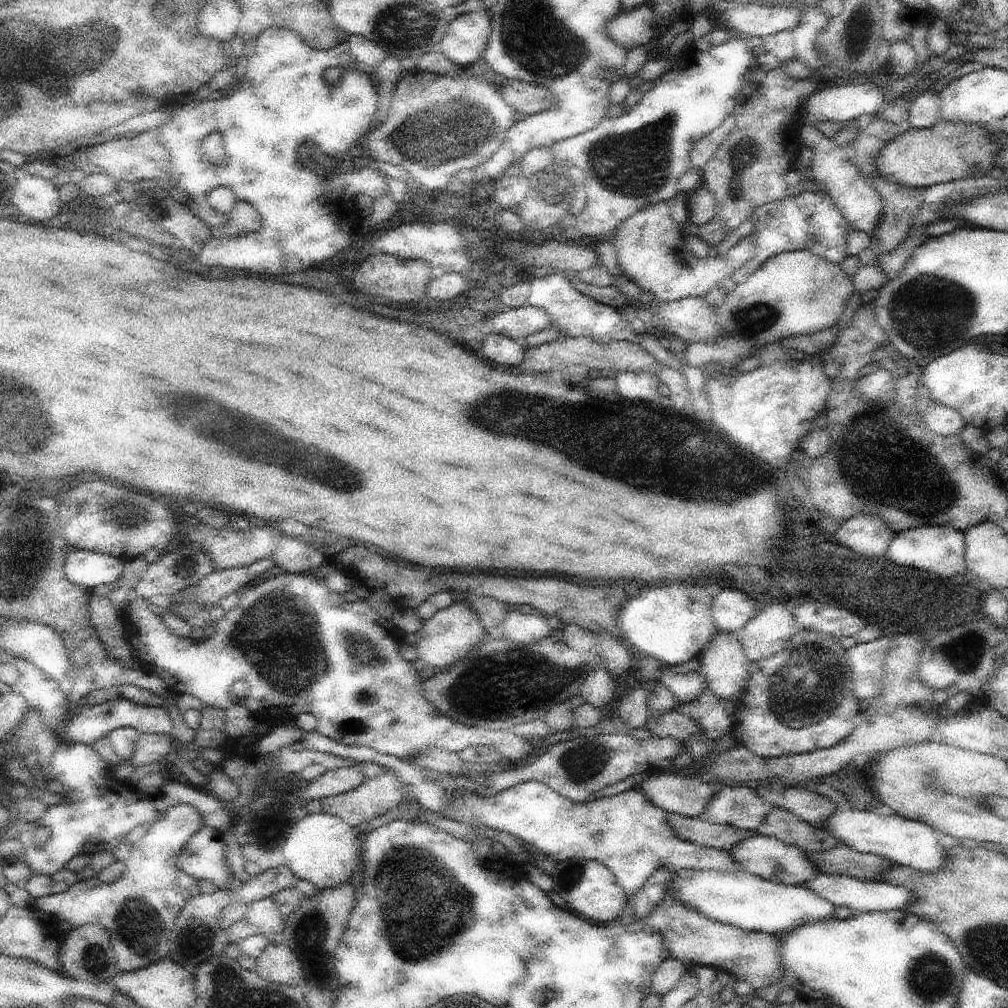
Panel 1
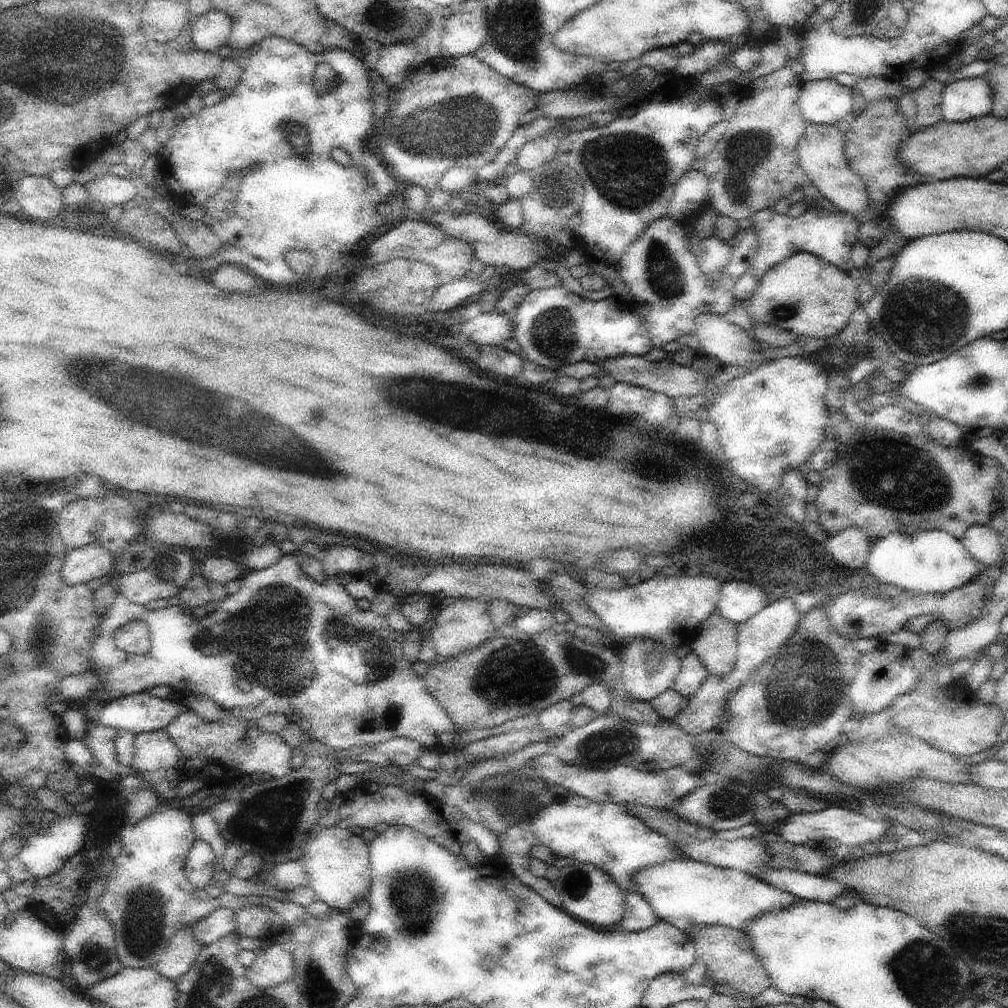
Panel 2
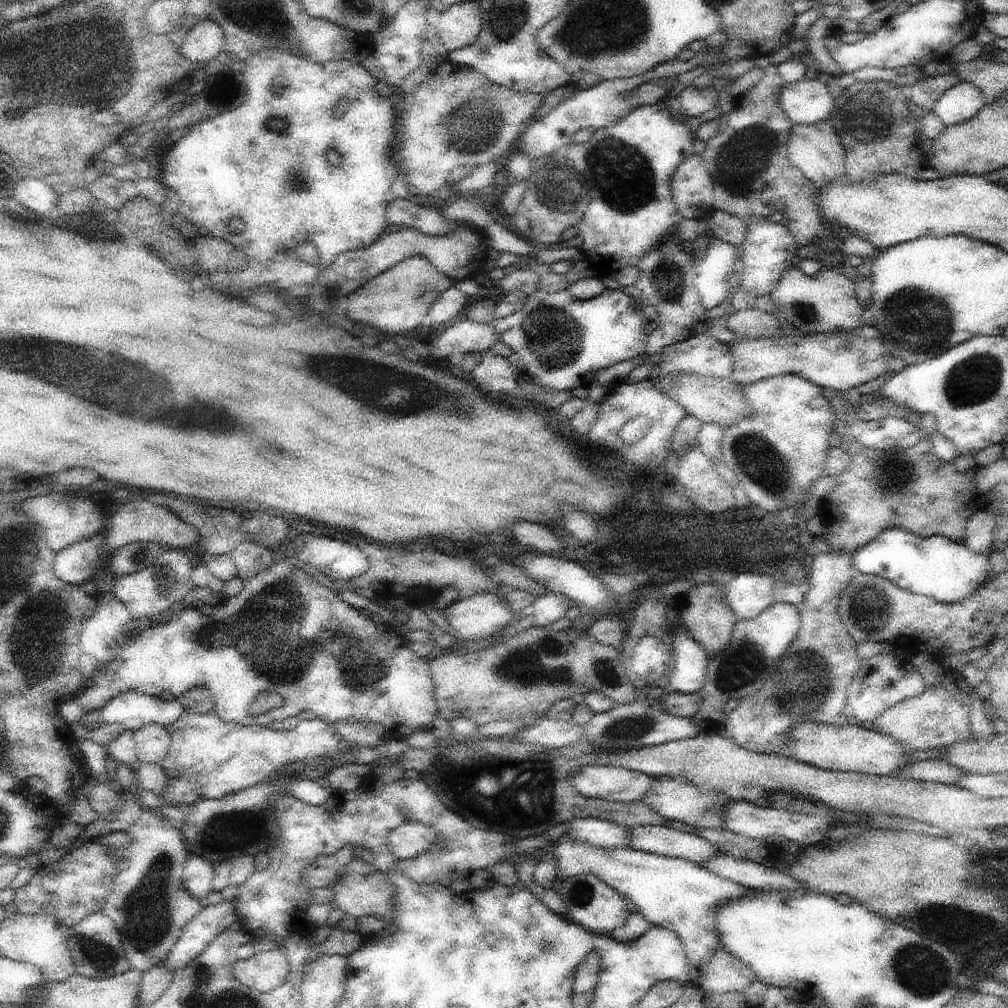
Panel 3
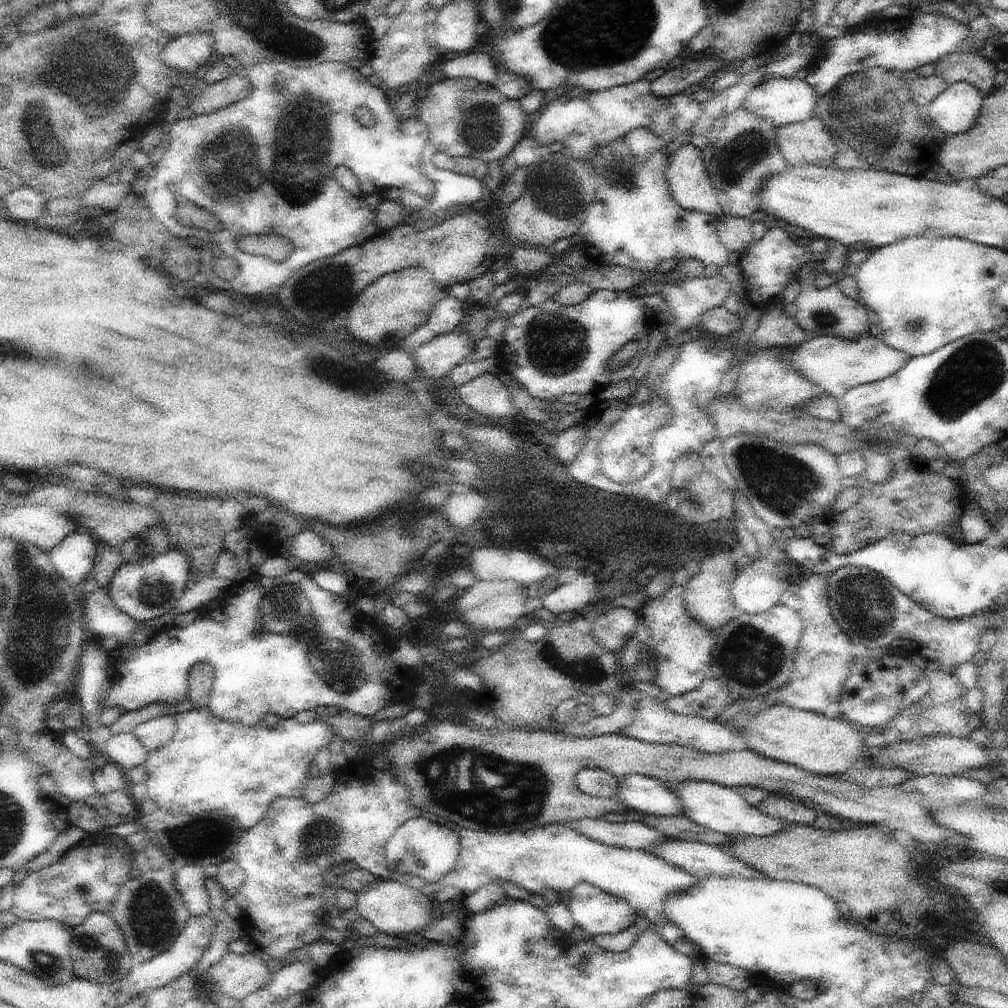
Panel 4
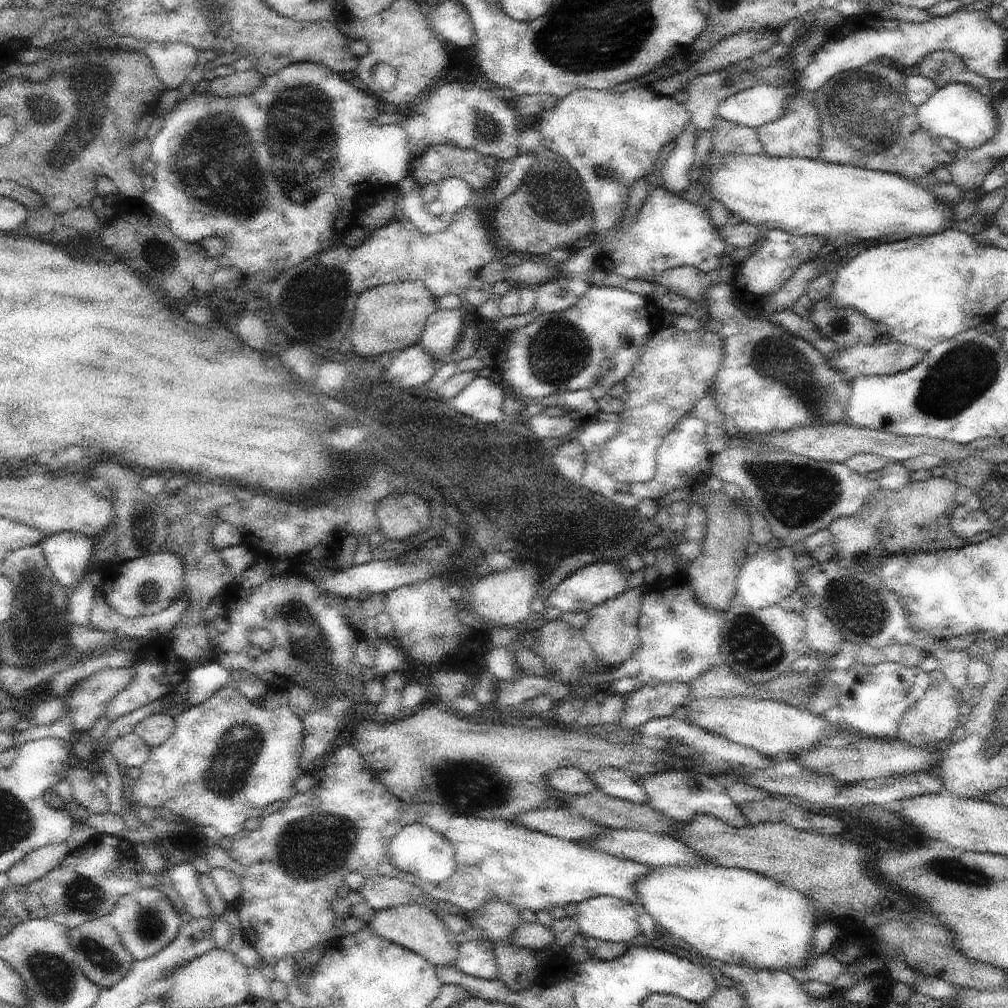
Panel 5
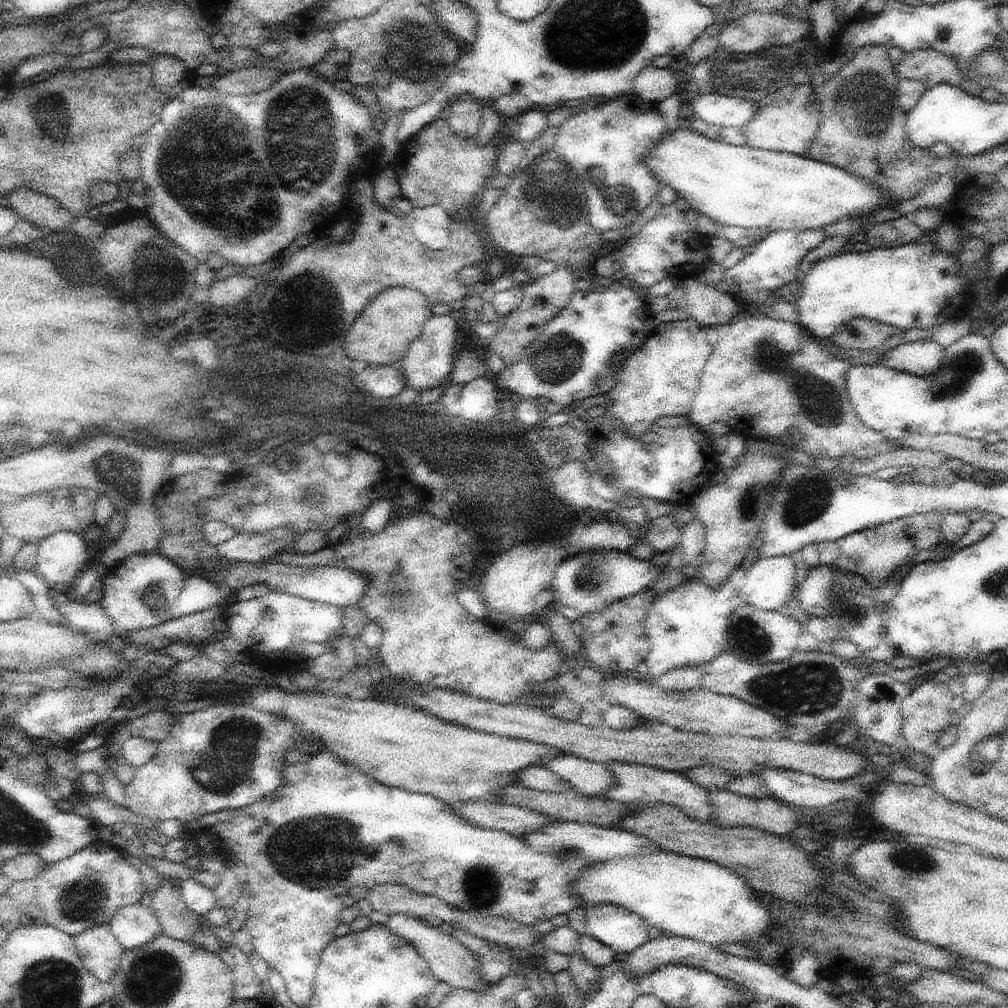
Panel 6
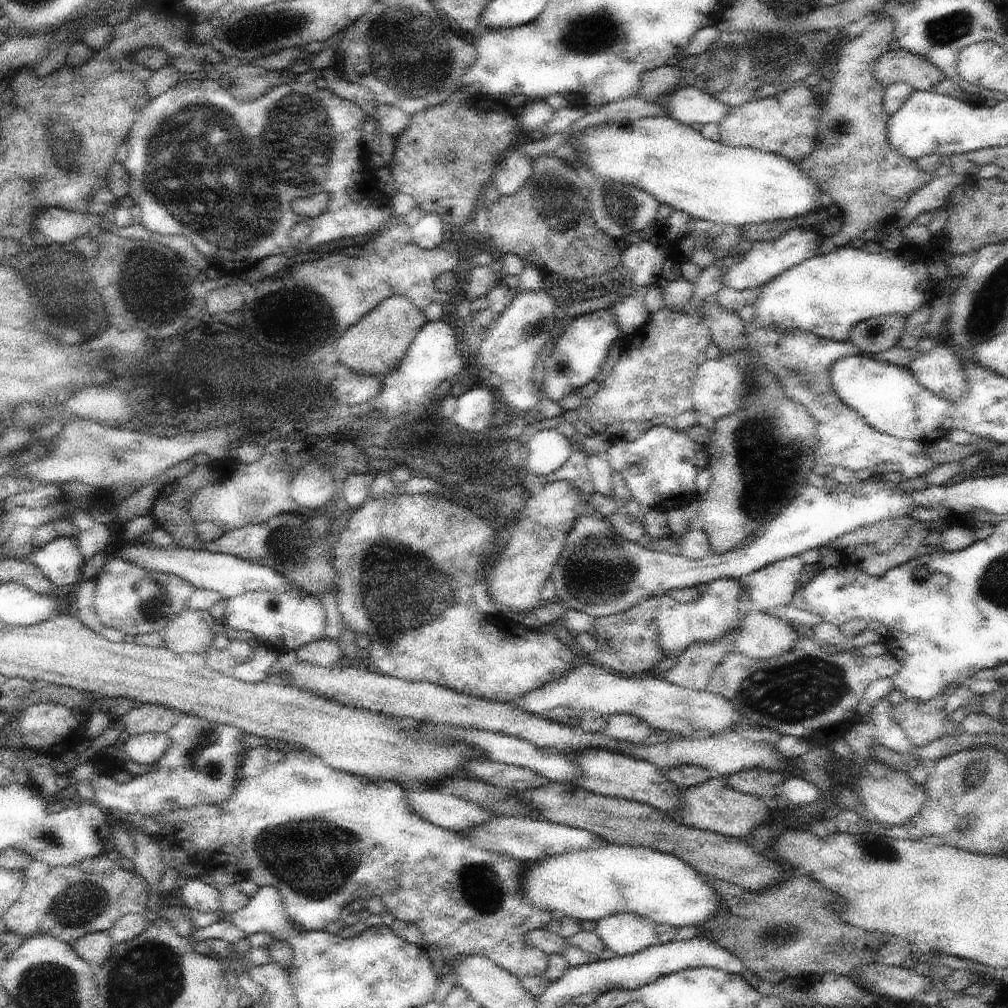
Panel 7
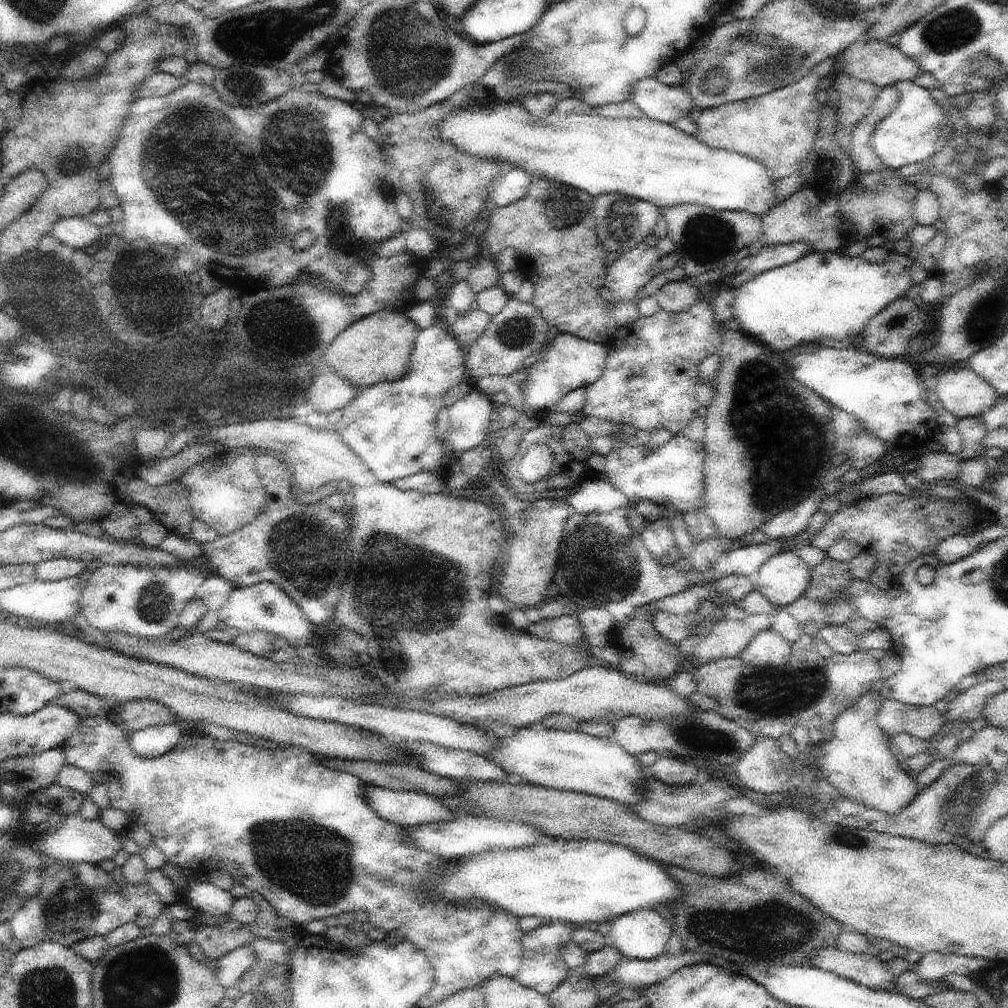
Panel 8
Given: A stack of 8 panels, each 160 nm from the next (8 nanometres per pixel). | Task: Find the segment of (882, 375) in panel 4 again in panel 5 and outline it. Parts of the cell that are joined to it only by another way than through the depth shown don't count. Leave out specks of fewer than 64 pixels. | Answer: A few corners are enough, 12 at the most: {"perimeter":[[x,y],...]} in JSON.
{"perimeter":[[895,341],[841,348],[826,359],[850,380],[896,375],[928,352]]}

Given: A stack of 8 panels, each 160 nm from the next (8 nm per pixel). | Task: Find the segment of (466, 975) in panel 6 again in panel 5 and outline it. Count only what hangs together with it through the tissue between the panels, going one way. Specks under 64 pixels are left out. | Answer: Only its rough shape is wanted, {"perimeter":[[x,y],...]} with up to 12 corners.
{"perimeter":[[422,902],[374,910],[374,934],[433,966],[457,966],[457,935]]}

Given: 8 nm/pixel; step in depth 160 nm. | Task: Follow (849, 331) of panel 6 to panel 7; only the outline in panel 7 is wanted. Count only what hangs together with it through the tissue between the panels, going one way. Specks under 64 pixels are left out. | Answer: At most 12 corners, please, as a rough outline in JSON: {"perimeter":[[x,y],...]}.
{"perimeter":[[891,314],[856,323],[850,342],[863,354],[890,350],[906,317]]}

